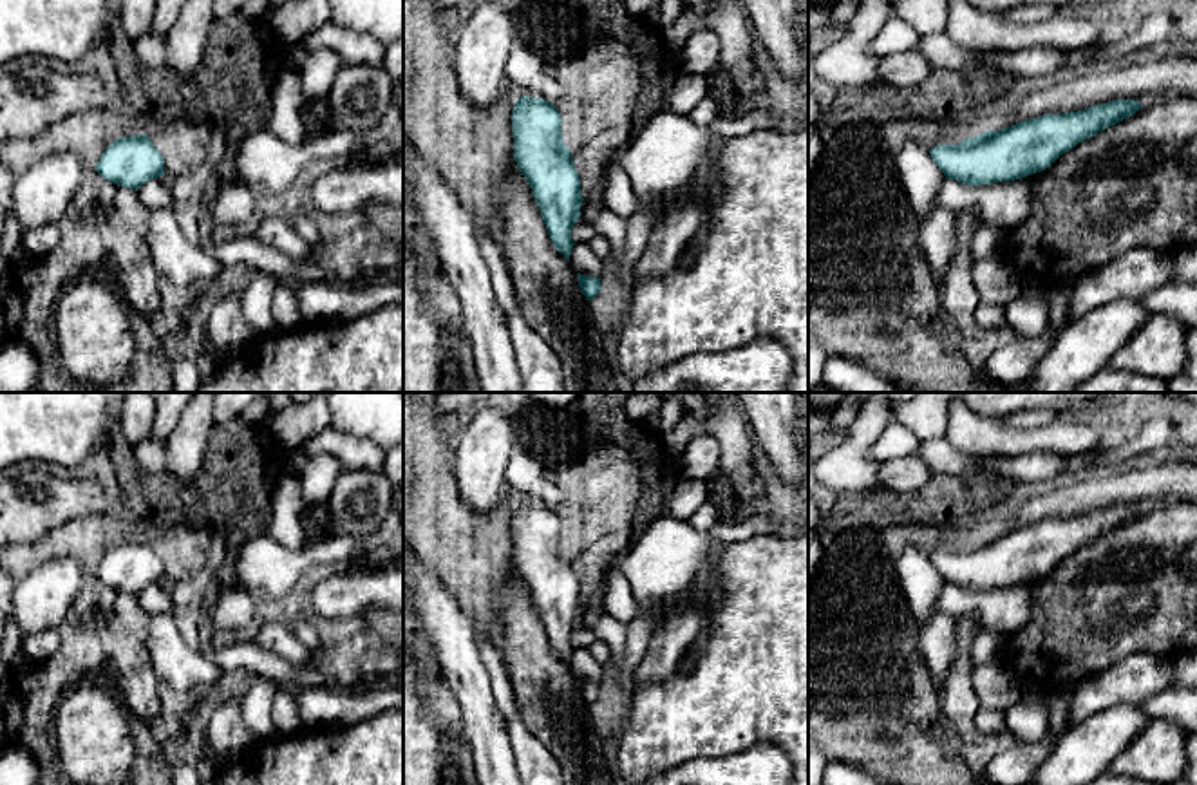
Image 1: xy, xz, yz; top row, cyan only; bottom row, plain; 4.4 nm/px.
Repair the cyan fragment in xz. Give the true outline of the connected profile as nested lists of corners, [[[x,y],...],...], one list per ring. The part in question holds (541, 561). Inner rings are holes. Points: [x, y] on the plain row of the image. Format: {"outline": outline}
{"outline": [[[523,501],[512,515],[514,564],[526,582],[548,640],[570,667],[571,633],[580,624],[580,584],[562,546],[562,523],[553,508]]]}

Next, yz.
{"outline": [[[1114,505],[1078,517],[1043,519],[1002,535],[985,535],[960,550],[937,550],[929,561],[946,584],[967,591],[1014,586],[1049,573],[1078,548],[1141,512],[1134,505]]]}

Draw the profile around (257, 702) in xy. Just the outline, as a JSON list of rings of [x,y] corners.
[[[259,678],[242,696],[242,718],[255,740],[268,740],[282,733],[271,720],[271,705],[277,691],[278,687],[271,680]]]

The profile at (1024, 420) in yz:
[[[1023,411],[1023,412],[1014,412],[1004,418],[1002,421],[1013,429],[1025,430],[1025,429],[1043,427],[1054,420],[1056,414],[1051,411]]]

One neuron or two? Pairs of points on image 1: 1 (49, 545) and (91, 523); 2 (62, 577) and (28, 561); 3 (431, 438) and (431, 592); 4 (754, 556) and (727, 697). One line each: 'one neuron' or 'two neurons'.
1: one neuron
2: two neurons
3: two neurons
4: one neuron

